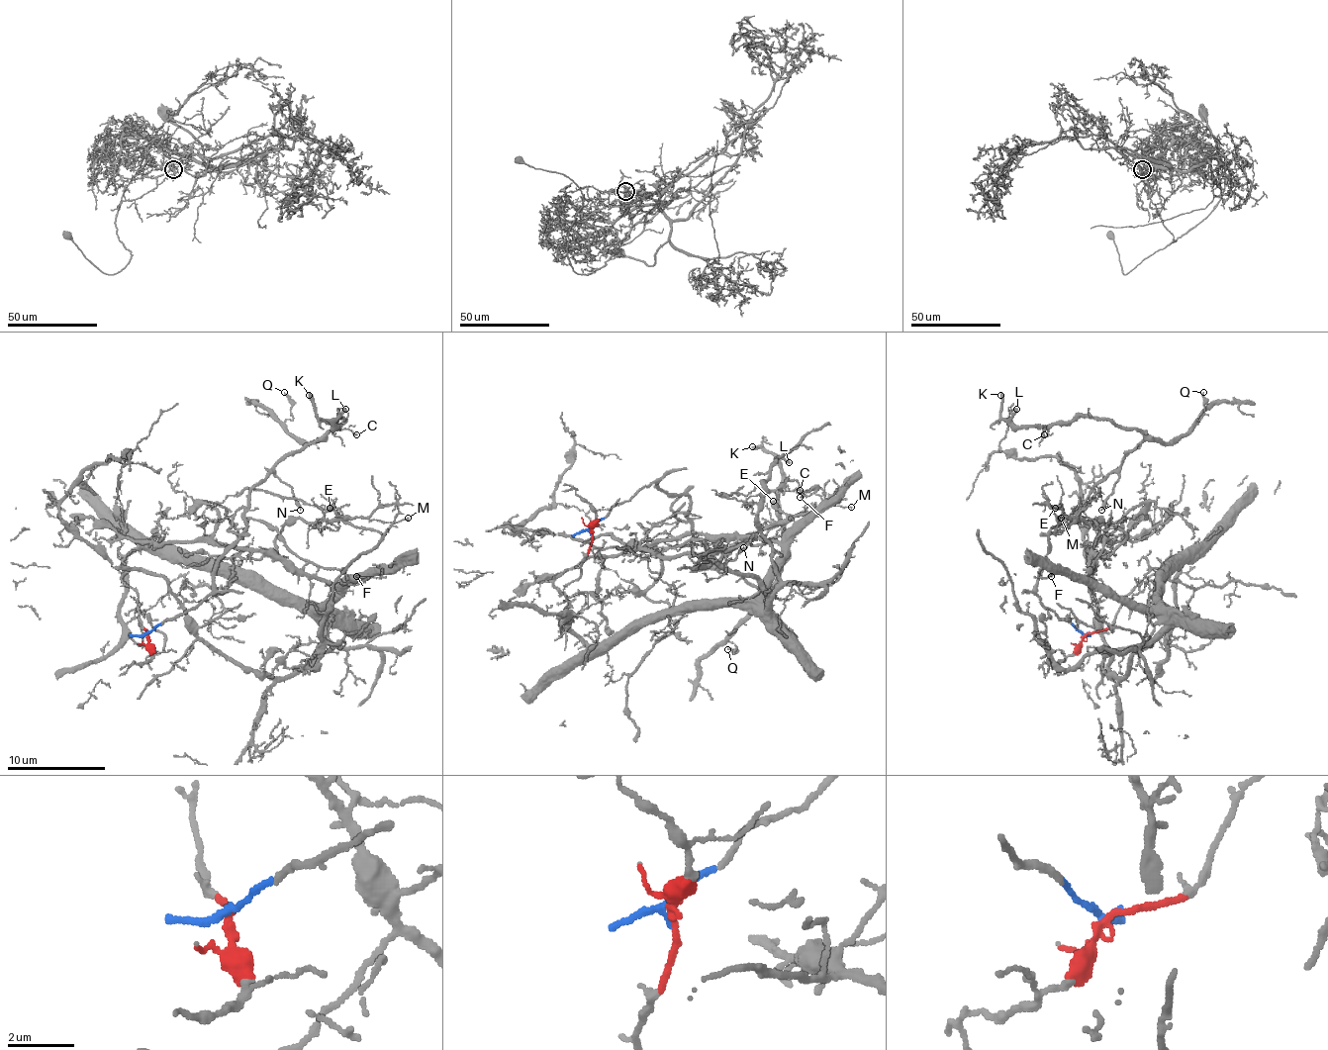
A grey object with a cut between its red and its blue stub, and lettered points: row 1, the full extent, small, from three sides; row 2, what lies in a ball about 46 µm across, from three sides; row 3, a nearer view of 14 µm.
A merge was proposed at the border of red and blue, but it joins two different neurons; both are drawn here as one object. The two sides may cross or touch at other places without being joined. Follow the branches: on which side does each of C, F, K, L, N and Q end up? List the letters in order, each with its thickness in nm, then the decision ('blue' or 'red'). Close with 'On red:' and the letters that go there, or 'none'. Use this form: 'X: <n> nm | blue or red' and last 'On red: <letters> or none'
C: 80 nm | blue
F: 100 nm | red
K: 240 nm | blue
L: 160 nm | blue
N: 240 nm | blue
Q: 170 nm | blue
On red: F

